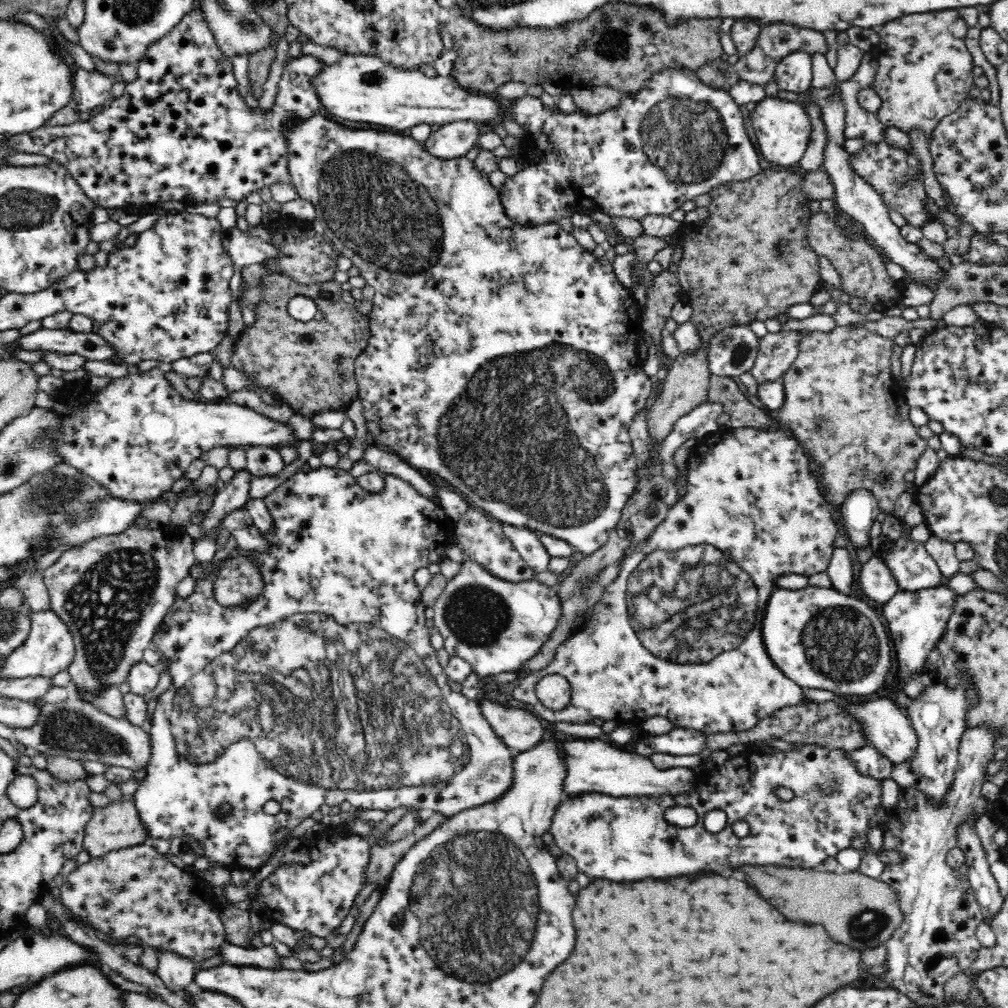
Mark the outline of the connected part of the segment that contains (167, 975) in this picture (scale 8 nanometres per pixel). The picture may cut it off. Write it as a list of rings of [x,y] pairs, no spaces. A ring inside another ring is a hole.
[[[156,951],[158,970],[156,975],[164,981],[166,988],[178,994],[194,986],[196,964],[192,961],[173,955],[171,952]]]

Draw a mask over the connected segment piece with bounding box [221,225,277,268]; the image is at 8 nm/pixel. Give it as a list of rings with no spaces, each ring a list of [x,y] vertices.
[[[238,226],[225,230],[222,239],[222,248],[232,259],[237,268],[246,268],[253,264],[272,259],[277,254],[277,249],[270,243],[265,243],[259,237],[248,235]]]

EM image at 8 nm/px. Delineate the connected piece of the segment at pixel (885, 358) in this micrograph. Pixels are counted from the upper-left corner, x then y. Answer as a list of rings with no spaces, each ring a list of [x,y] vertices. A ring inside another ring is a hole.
[[[834,326],[830,332],[823,331],[799,331],[799,341],[797,342],[797,357],[794,359],[792,366],[783,374],[784,391],[786,391],[786,402],[780,410],[772,413],[782,425],[791,432],[792,436],[797,439],[797,442],[806,450],[812,464],[814,472],[820,476],[821,486],[823,486],[824,494],[827,496],[827,501],[832,508],[840,509],[844,498],[850,495],[854,490],[870,490],[878,500],[878,506],[882,512],[892,514],[894,503],[899,496],[904,492],[904,474],[909,470],[916,468],[918,459],[925,452],[928,444],[918,435],[918,429],[912,426],[908,415],[909,404],[905,397],[905,390],[900,387],[898,381],[892,376],[890,370],[890,355],[893,341],[870,332],[862,326]]]

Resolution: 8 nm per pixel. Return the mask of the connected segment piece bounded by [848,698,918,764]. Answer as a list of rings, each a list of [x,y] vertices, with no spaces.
[[[876,699],[848,707],[848,711],[864,725],[864,736],[870,744],[882,751],[894,764],[906,764],[918,754],[918,733],[911,725],[910,718],[900,713],[900,708],[891,700]]]

